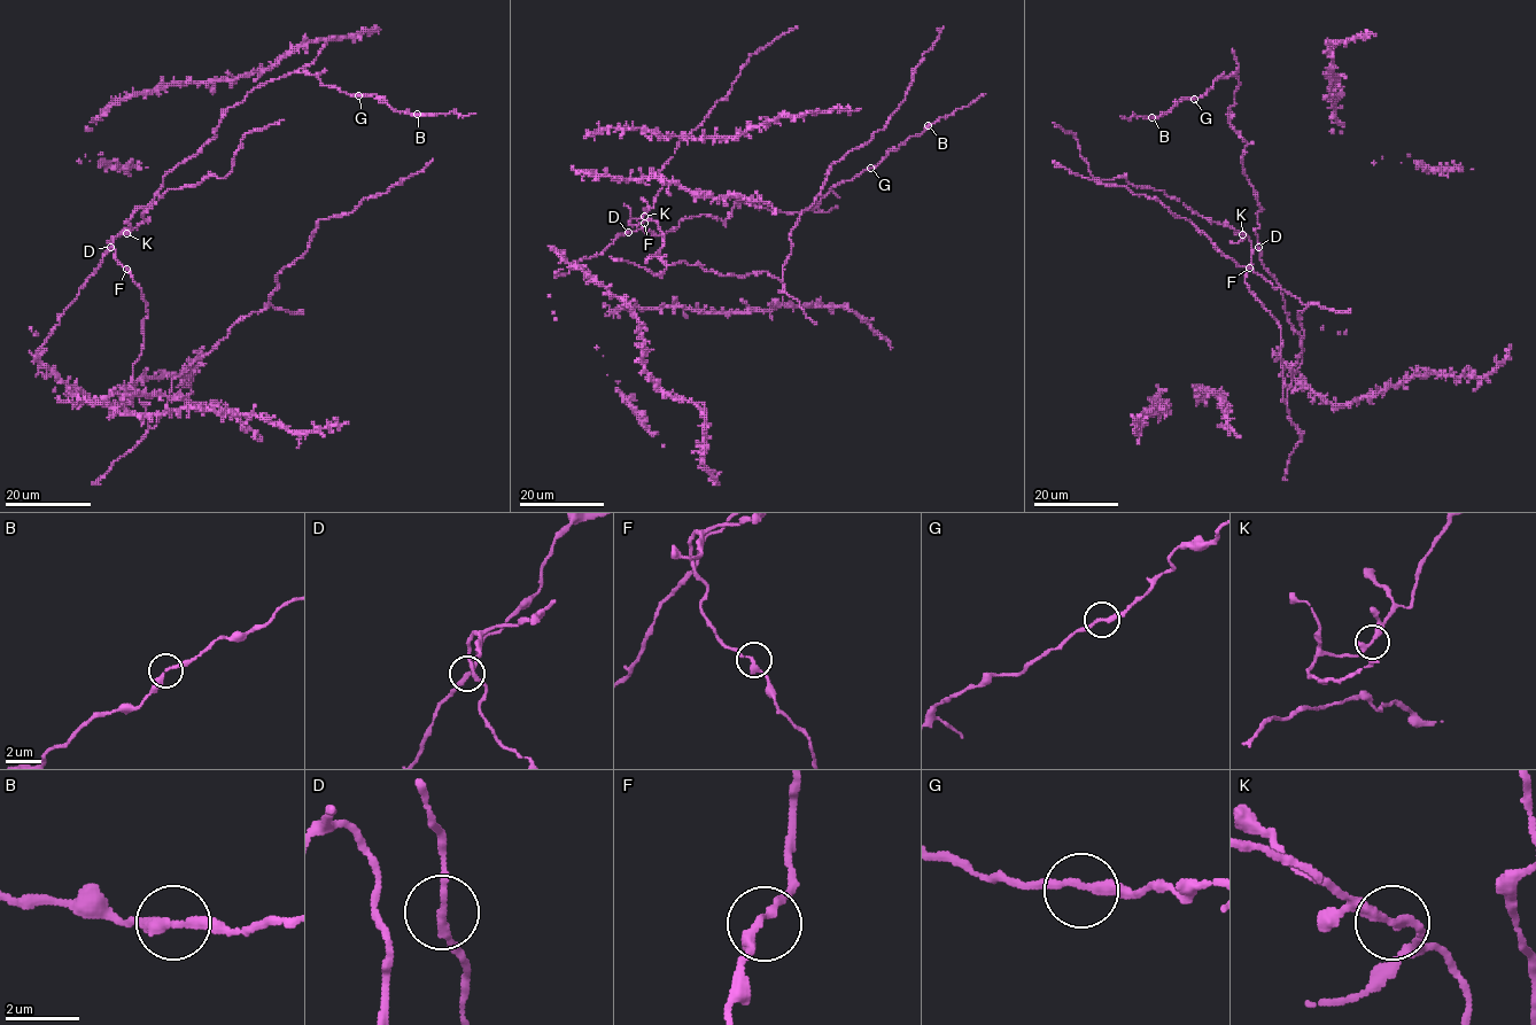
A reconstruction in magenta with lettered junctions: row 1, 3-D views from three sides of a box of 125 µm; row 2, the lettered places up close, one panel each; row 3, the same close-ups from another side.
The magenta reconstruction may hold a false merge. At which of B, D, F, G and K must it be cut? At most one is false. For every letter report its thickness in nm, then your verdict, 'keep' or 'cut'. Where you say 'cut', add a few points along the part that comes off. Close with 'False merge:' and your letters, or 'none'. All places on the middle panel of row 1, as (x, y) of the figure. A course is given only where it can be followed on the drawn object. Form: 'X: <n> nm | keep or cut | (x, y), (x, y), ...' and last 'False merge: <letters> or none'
B: 280 nm | keep
D: 200 nm | keep
F: 240 nm | keep
G: 240 nm | keep
K: 300 nm | keep
False merge: none

